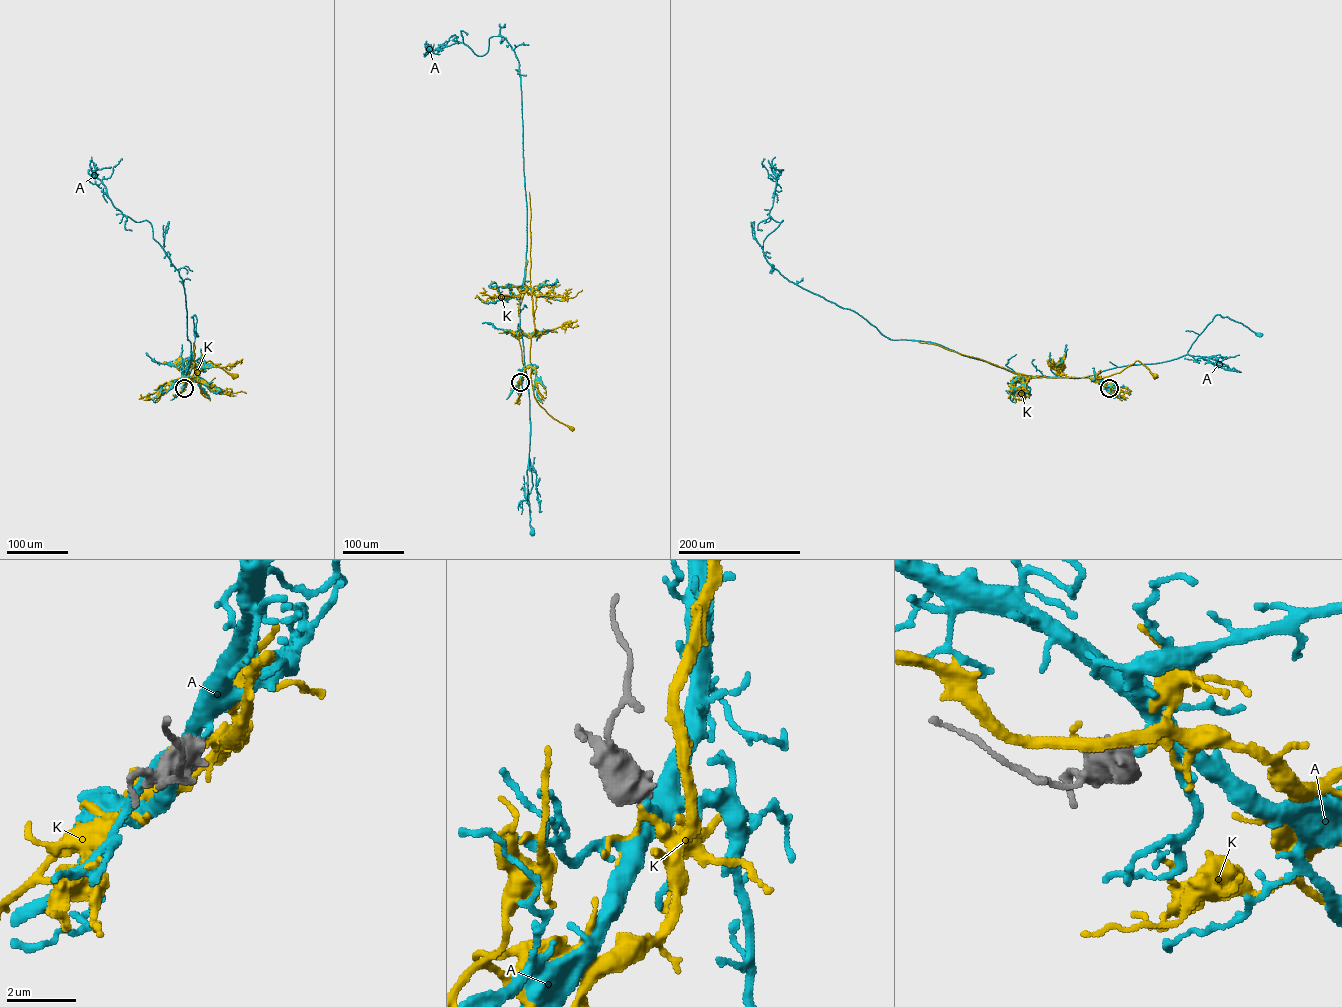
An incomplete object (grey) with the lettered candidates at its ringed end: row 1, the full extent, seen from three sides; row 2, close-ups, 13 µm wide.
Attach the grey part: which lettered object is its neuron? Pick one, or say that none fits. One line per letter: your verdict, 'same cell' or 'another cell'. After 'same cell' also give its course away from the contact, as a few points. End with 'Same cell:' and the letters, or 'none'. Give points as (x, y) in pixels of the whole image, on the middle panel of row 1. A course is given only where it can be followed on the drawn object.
A: another cell
K: same cell | via (520, 381), (530, 363), (531, 382), (537, 402), (554, 418), (571, 427)
Same cell: K

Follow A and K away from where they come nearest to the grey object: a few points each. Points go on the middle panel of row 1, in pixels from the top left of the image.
A: (520, 381), (524, 367), (529, 400), (528, 460), (533, 485), (527, 498), (532, 534)
K: (520, 381), (530, 363), (531, 382), (537, 402), (554, 418), (571, 427)

